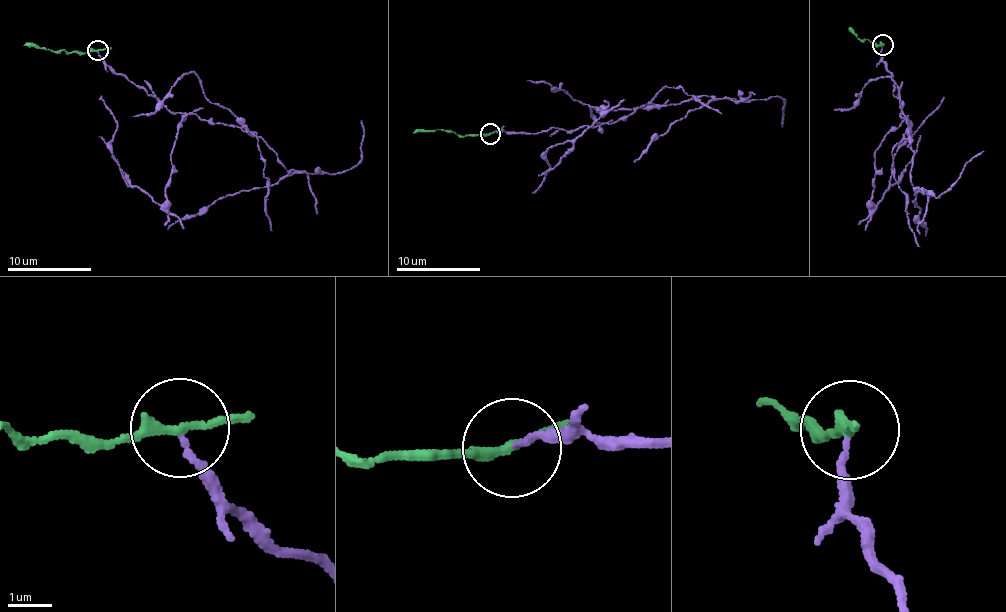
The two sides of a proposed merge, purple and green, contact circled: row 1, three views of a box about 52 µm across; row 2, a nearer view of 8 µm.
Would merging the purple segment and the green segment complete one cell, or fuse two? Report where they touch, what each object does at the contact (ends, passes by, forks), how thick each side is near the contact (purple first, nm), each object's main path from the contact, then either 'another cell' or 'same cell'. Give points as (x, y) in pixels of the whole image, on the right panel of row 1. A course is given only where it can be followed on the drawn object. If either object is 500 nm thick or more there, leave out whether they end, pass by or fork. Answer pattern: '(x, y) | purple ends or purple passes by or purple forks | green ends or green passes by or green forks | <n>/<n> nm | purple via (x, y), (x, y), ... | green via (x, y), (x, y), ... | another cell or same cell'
(882, 45) | purple ends | green passes by | 130/200 nm | purple via (882, 45), (894, 96), (901, 101), (909, 124), (903, 138), (914, 155), (912, 200), (926, 235) | green via (882, 45), (855, 36), (850, 29) | another cell

